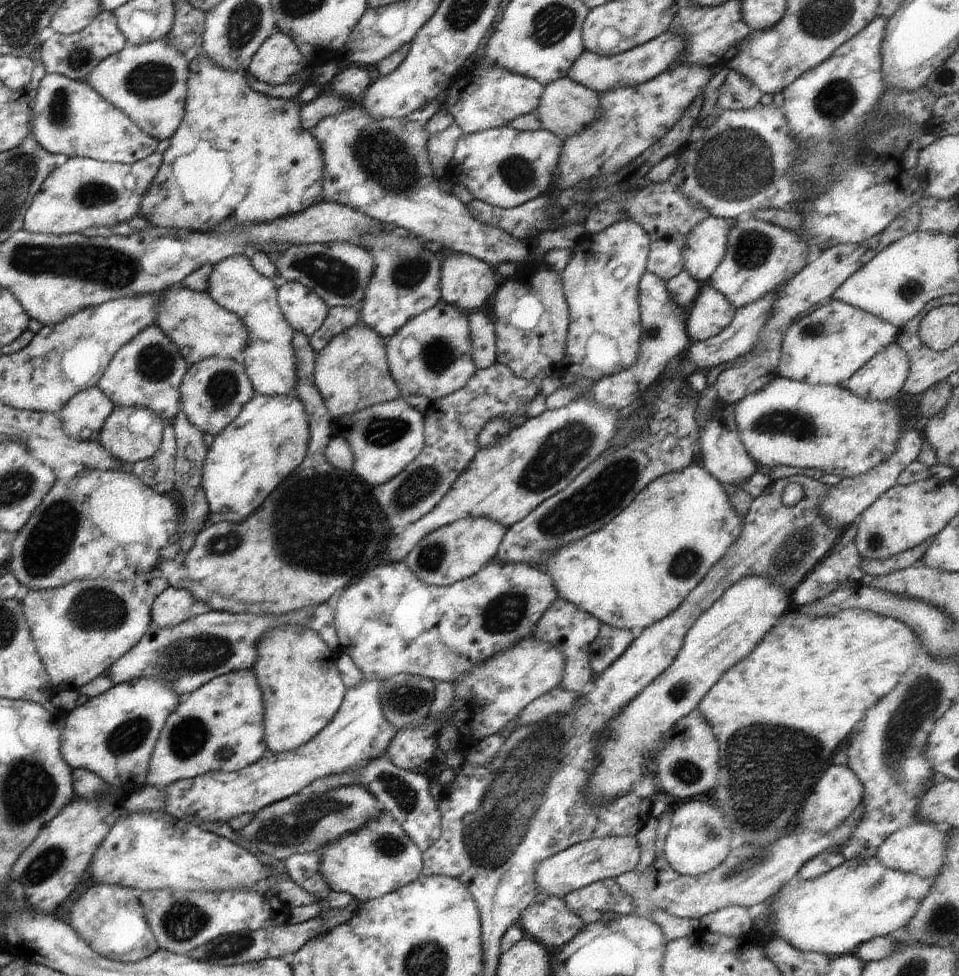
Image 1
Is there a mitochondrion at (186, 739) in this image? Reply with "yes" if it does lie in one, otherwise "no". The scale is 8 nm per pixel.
yes

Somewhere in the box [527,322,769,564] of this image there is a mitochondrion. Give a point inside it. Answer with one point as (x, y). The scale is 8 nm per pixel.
(599, 498)

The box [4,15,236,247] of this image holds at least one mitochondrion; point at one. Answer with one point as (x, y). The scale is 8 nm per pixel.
(148, 80)

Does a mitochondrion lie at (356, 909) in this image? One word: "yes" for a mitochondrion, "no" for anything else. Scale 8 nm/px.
no

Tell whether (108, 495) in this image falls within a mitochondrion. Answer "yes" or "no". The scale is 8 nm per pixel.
no

